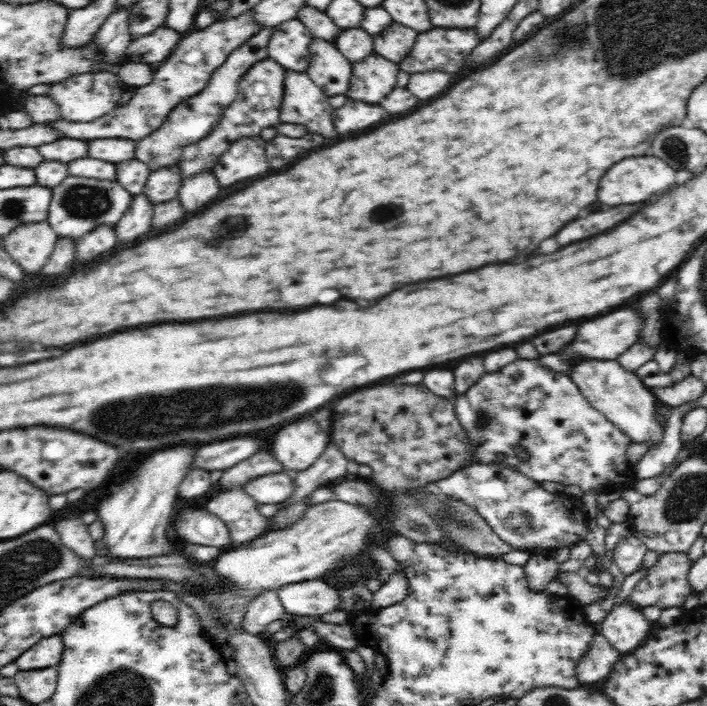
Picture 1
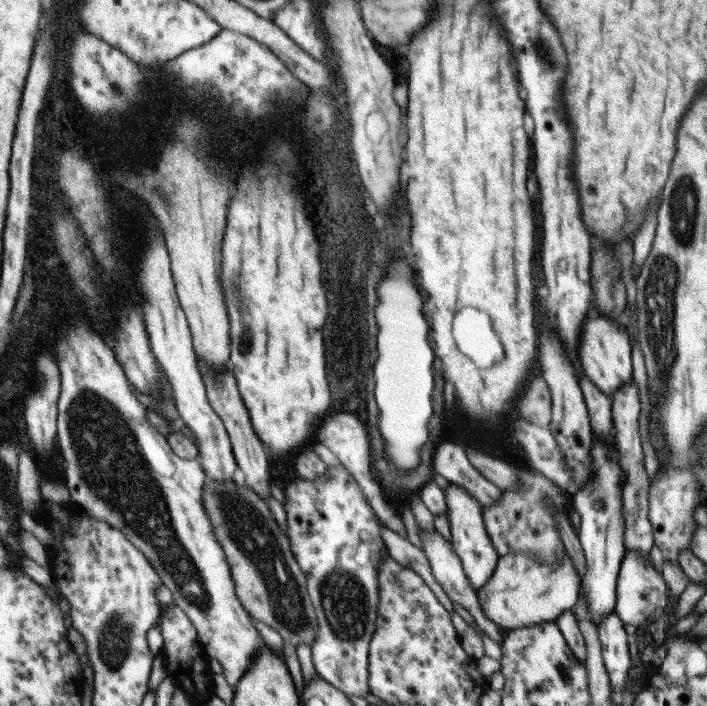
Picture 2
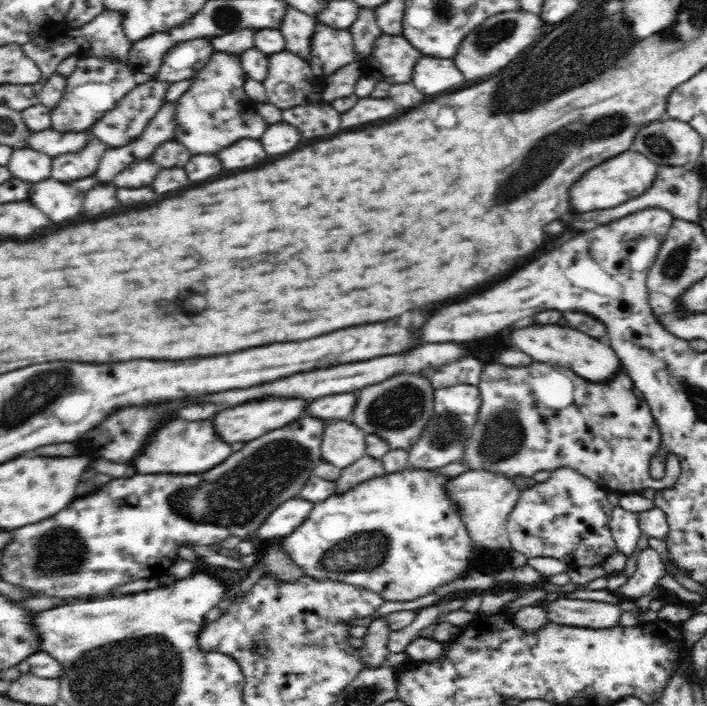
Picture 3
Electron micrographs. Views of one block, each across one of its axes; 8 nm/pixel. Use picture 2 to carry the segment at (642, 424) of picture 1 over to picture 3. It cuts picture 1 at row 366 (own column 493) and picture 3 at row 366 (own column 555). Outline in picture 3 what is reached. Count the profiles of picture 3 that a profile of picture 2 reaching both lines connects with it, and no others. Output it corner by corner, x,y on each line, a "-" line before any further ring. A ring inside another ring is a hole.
530,324
526,328
516,328
510,334
510,340
518,350
530,354
535,361
566,367
578,376
594,382
607,381
621,365
620,357
610,345
574,328
562,328
554,324

